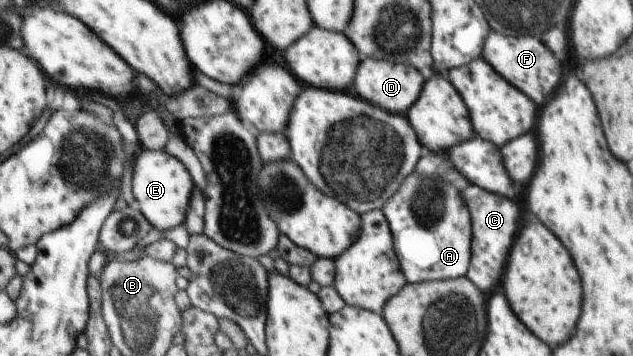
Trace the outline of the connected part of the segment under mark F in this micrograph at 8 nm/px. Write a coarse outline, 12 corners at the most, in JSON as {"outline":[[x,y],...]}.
{"outline":[[491,31],[481,57],[536,105],[562,83],[536,37]]}

